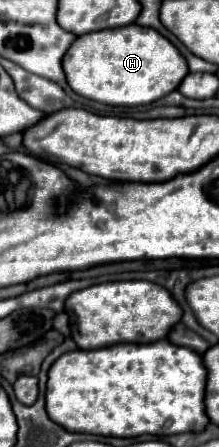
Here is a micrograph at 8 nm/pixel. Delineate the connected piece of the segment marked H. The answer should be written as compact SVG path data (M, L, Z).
M128 24L78 36L62 58L68 86L90 100L110 106L150 104L176 90L180 78L188 74L182 54L154 28Z

